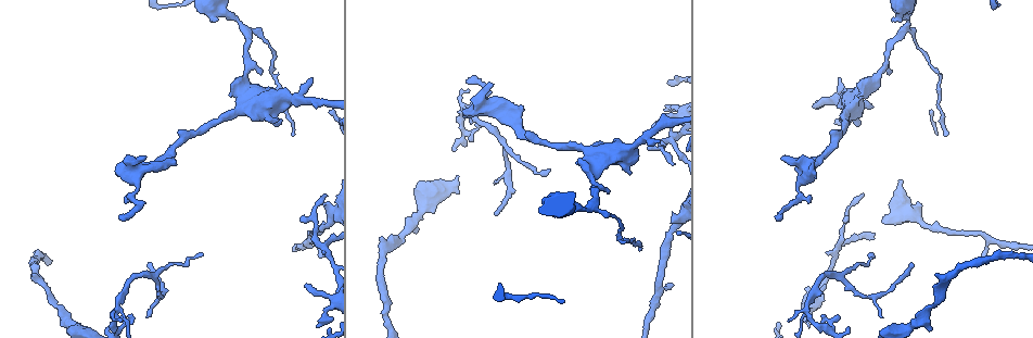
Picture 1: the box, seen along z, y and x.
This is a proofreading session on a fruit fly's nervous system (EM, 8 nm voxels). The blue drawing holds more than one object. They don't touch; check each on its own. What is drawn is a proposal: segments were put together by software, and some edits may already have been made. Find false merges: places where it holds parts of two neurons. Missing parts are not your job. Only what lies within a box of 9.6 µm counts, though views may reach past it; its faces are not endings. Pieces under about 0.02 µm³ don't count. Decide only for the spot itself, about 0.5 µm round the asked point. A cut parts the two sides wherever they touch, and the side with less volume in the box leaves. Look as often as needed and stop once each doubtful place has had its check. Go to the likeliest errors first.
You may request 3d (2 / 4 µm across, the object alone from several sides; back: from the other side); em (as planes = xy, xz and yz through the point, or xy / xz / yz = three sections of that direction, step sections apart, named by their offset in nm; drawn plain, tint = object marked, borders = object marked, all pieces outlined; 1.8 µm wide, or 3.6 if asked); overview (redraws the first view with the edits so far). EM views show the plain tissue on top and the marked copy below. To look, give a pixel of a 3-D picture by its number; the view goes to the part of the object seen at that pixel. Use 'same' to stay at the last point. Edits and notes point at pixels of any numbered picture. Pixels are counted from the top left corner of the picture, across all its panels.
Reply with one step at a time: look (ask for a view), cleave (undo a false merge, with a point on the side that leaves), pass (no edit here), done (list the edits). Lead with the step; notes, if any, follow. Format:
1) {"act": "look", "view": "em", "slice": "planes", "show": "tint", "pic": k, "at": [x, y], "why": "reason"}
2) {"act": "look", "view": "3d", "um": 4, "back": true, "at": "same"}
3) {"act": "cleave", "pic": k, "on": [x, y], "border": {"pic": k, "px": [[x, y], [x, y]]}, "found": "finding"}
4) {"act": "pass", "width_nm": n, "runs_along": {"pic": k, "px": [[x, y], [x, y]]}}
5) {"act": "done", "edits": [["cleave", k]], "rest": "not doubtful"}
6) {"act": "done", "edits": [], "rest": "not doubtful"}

{"act": "look", "view": "em", "slice": "planes", "show": "tint", "pic": 1, "at": [839, 245]}

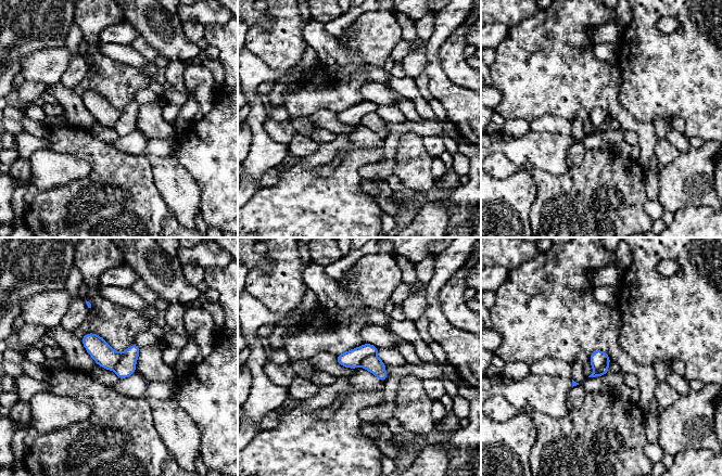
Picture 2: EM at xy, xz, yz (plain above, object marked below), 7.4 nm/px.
{"act": "cleave", "pic": 2, "on": [352, 358], "border": {"pic": 2, "px": [[375, 354], [366, 357], [358, 365]]}, "found": "two neurons meet here"}

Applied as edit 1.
{"act": "look", "view": "3d", "um": 2, "pic": 1, "at": [246, 30], "why": "narrows sharply"}

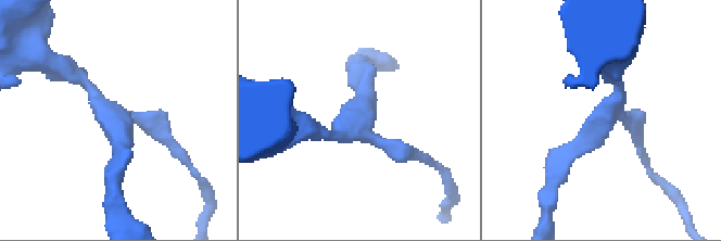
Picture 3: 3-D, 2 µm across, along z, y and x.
{"act": "look", "view": "em", "slice": "xy", "step": 4, "show": "tint", "pic": 3, "at": [114, 119], "why": "need the tissue"}

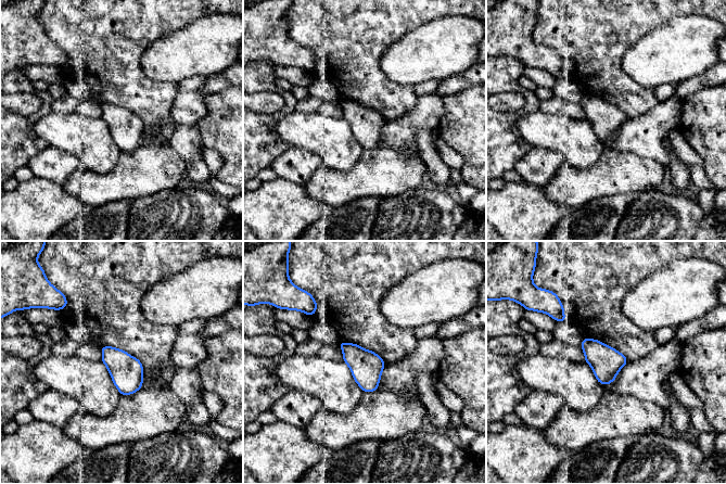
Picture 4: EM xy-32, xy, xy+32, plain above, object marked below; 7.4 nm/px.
{"act": "look", "view": "em", "slice": "planes", "show": "tint", "at": "same", "why": "another direction"}

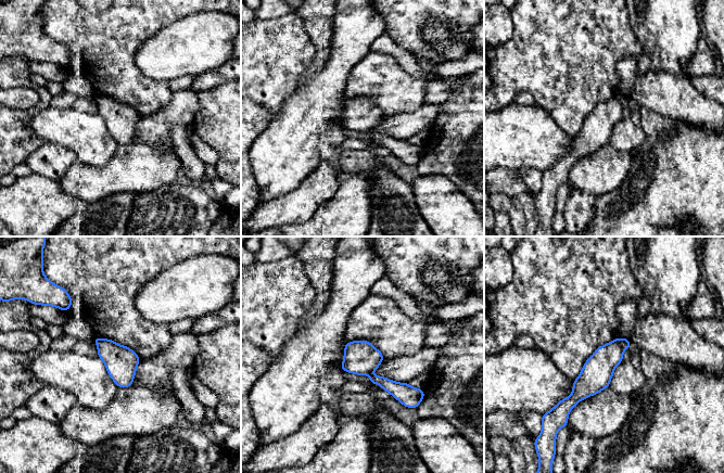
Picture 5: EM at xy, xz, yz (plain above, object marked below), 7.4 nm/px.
{"act": "cleave", "pic": 5, "on": [624, 343], "width_nm": 220, "border": {"pic": 5, "px": [[617, 339], [617, 342], [623, 349]]}, "found": "two neurons meet here"}

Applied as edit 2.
{"act": "look", "view": "3d", "um": 4, "pic": 1, "at": [604, 158], "why": "three-way junction"}

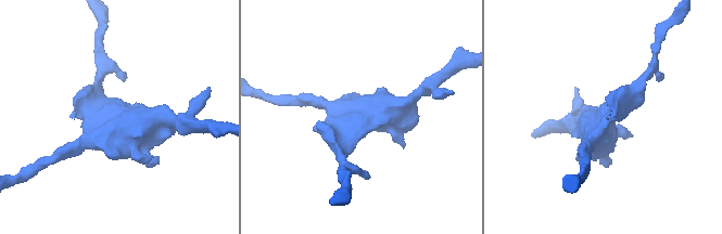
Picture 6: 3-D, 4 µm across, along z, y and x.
{"act": "look", "view": "em", "um": 3.6, "slice": "xz", "step": 8, "show": "tint", "pic": 6, "at": [607, 112], "why": "shape alone is not enough"}

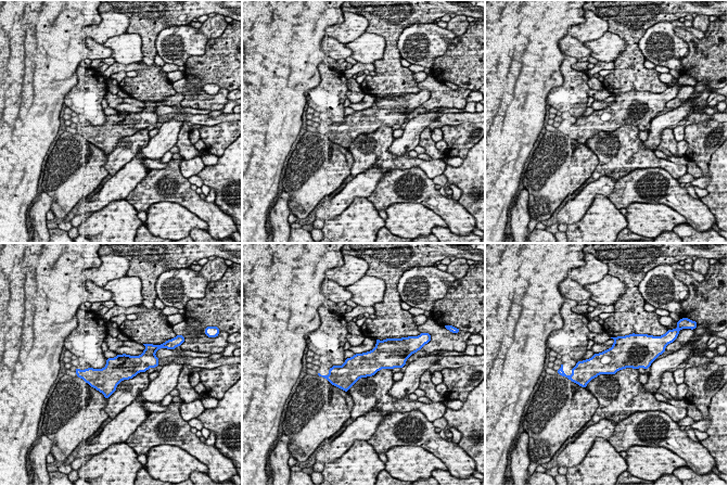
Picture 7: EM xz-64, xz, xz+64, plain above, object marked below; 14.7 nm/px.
{"act": "look", "view": "em", "um": 3.6, "slice": "yz", "step": 4, "show": "borders", "at": "same"}

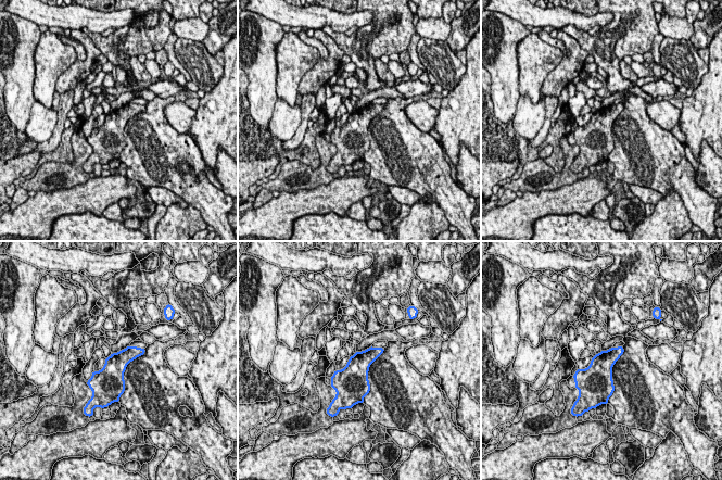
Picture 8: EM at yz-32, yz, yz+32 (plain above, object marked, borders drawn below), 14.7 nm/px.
{"act": "pass", "found": "one neuron here"}

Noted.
{"act": "look", "view": "em", "slice": "planes", "show": "tint", "pic": 1, "at": [137, 172], "why": "abrupt turn"}

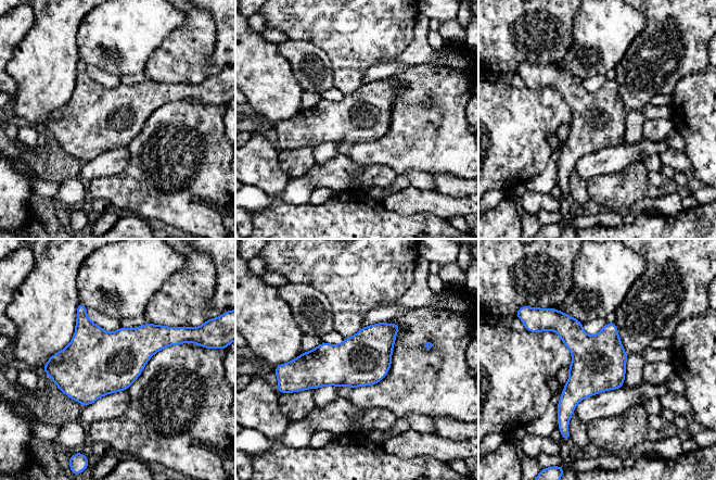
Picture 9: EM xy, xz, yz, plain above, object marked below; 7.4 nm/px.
{"act": "pass", "found": "all the same neuron"}

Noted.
{"act": "done", "edits": [["cleave", 2], ["cleave", 5]], "rest": "not doubtful"}

